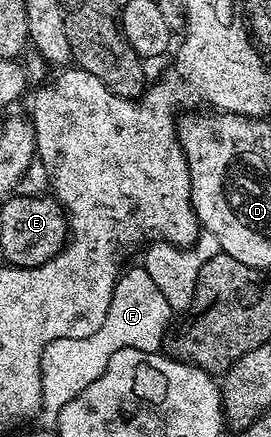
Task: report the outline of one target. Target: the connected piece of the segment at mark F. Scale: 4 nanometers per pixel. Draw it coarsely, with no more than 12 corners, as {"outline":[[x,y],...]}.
{"outline":[[144,268],[116,281],[98,333],[44,348],[43,418],[118,349],[159,352],[174,310]]}

